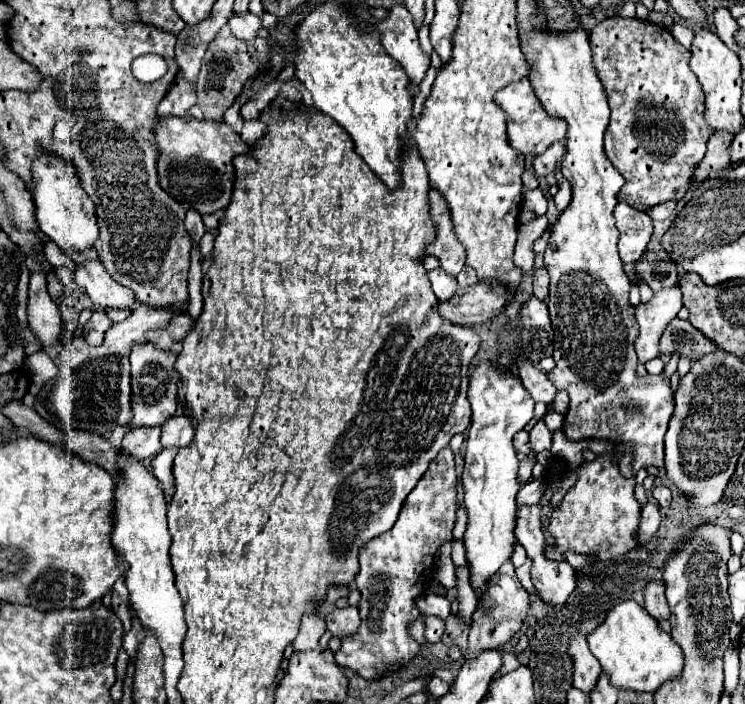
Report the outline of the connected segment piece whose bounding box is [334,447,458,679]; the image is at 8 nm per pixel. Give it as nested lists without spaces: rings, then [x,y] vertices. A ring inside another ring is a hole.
[[[444,447],[418,481],[418,487],[406,497],[398,523],[362,545],[360,571],[354,579],[362,593],[358,607],[362,623],[354,635],[342,639],[342,647],[334,653],[334,661],[340,667],[348,667],[364,679],[374,679],[386,673],[386,667],[410,663],[420,653],[420,645],[410,637],[408,625],[420,615],[416,599],[426,589],[438,547],[452,539],[458,503],[456,483],[452,449]]]

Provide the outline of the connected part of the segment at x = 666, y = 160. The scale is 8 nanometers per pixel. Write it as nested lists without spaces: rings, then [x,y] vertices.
[[[608,17],[590,31],[592,63],[598,71],[602,87],[612,111],[604,137],[604,149],[612,165],[626,179],[618,199],[638,211],[646,211],[662,201],[678,201],[690,189],[694,169],[706,153],[706,143],[714,133],[704,119],[704,95],[696,75],[690,71],[690,51],[680,45],[666,27],[640,19]]]

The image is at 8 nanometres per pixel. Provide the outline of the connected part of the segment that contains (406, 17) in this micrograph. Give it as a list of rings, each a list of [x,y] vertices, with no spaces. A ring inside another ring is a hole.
[[[396,5],[390,9],[388,17],[376,25],[380,29],[386,53],[402,65],[414,85],[420,85],[430,67],[430,55],[420,49],[418,29],[414,27],[408,9]]]

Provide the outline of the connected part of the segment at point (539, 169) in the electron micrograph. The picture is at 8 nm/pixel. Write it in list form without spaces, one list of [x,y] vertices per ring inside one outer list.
[[[566,139],[558,141],[558,143],[552,143],[542,155],[536,155],[534,161],[532,161],[532,167],[534,167],[536,175],[548,175],[548,173],[552,173],[556,169],[558,161],[564,155],[564,147],[566,147]]]

